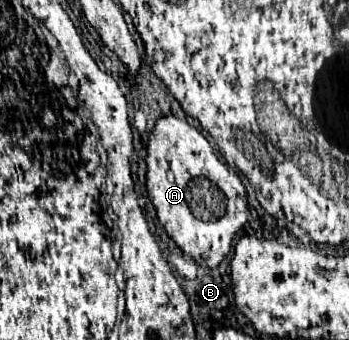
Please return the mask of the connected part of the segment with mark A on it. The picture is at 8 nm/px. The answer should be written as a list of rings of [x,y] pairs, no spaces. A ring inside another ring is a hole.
[[[163,116],[155,122],[149,142],[147,142],[147,194],[157,210],[157,218],[165,232],[173,238],[173,242],[183,250],[185,256],[195,258],[197,264],[205,264],[207,268],[217,268],[219,262],[231,250],[231,240],[239,228],[249,222],[247,196],[241,180],[229,172],[229,168],[215,156],[207,138],[193,128],[187,120],[177,116]]]

